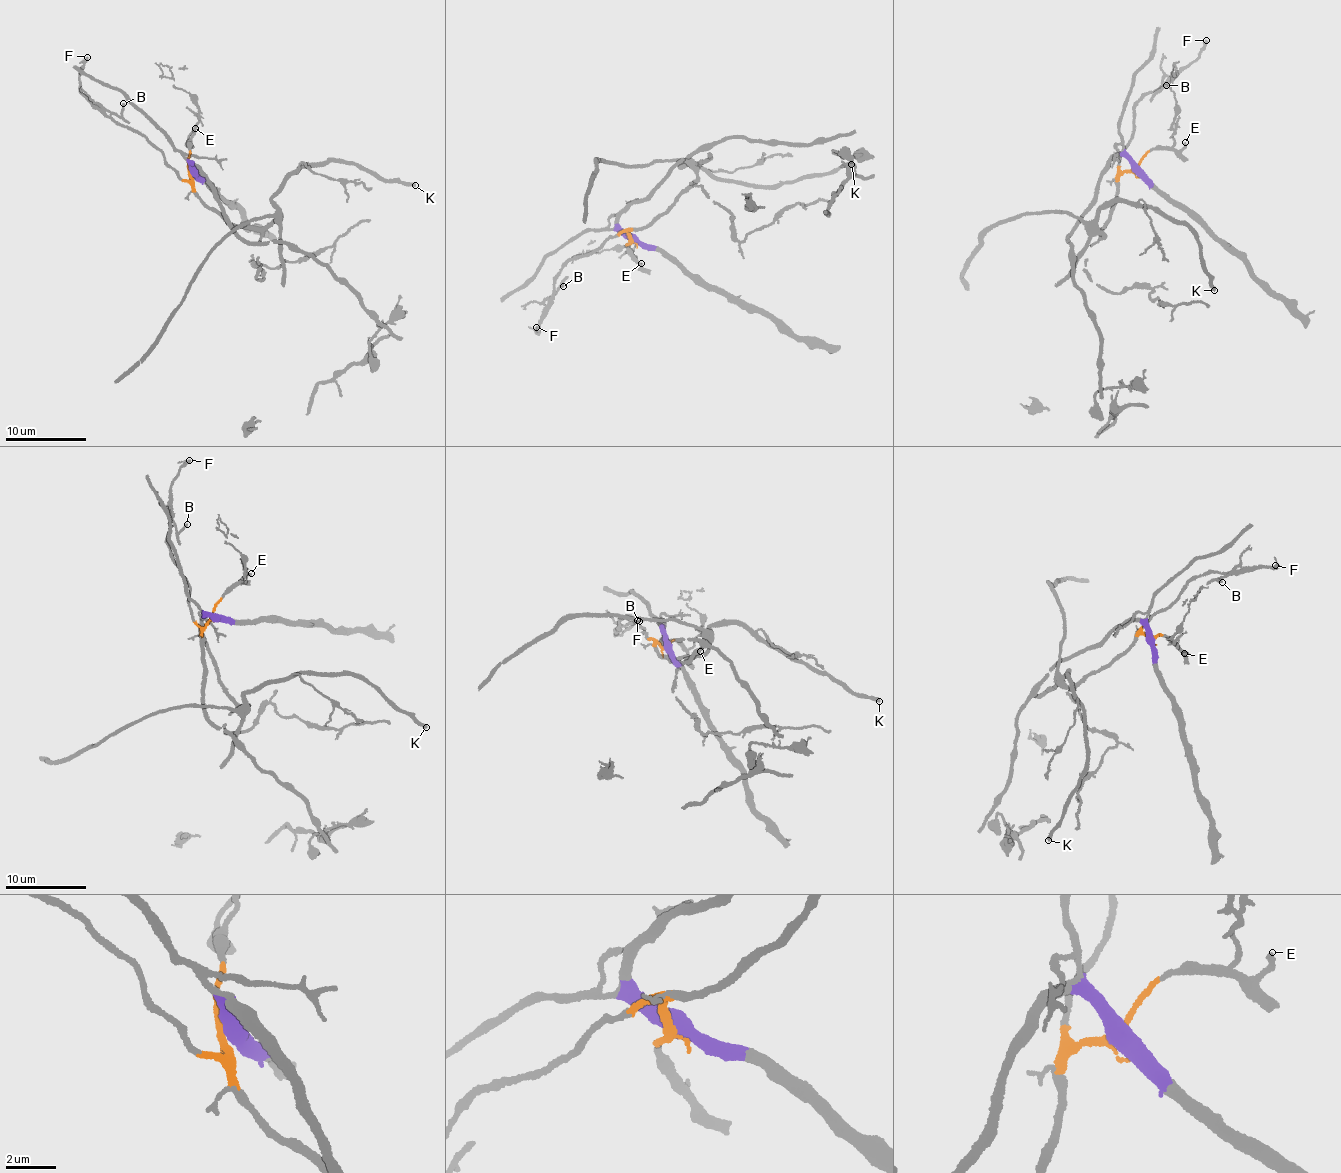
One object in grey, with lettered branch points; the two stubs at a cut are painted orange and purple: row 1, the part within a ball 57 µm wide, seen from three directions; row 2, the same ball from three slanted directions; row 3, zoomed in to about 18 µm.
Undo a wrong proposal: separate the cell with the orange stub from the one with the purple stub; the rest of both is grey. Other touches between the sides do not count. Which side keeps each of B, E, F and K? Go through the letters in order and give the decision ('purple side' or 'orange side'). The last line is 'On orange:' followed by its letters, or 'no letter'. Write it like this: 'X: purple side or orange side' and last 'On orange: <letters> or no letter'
B: orange side
E: orange side
F: orange side
K: orange side
On orange: B, E, F, K

